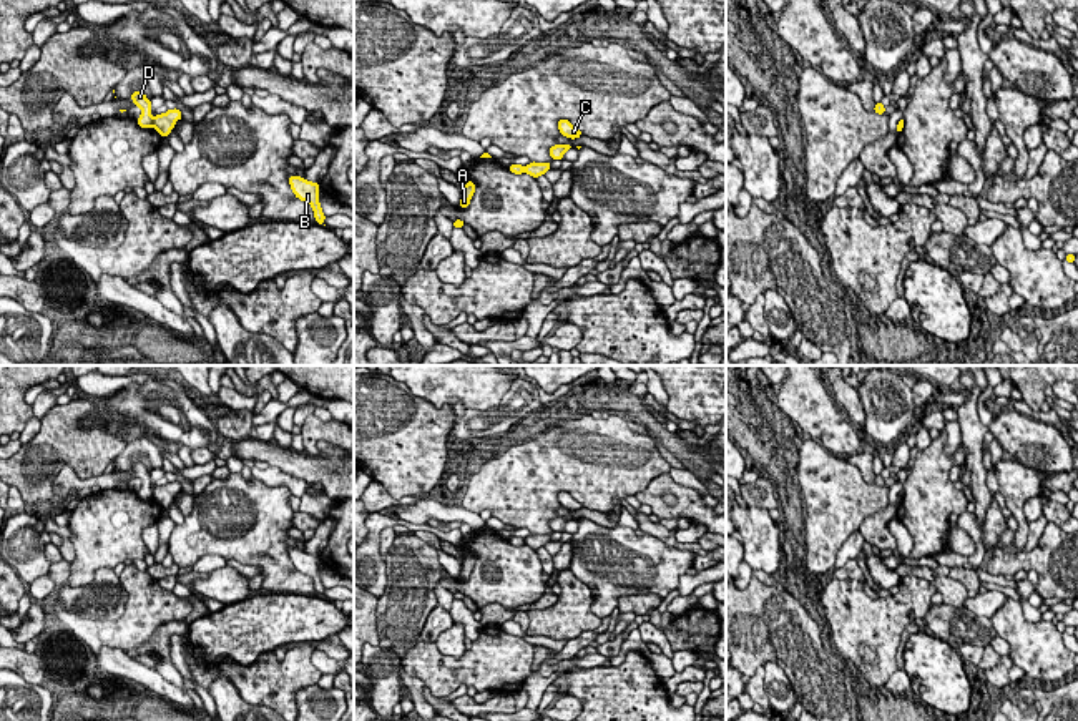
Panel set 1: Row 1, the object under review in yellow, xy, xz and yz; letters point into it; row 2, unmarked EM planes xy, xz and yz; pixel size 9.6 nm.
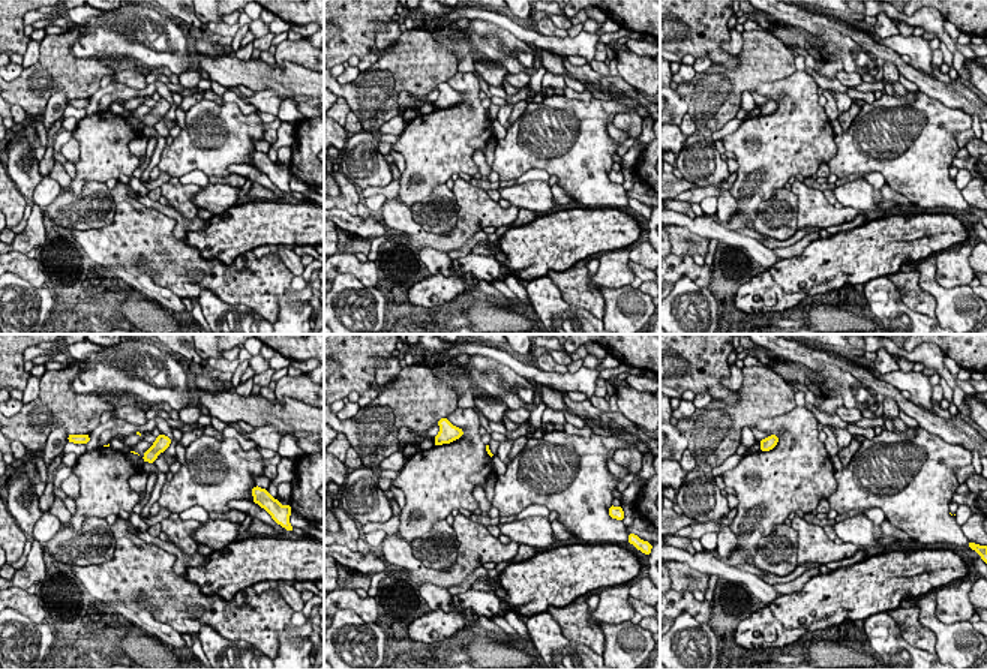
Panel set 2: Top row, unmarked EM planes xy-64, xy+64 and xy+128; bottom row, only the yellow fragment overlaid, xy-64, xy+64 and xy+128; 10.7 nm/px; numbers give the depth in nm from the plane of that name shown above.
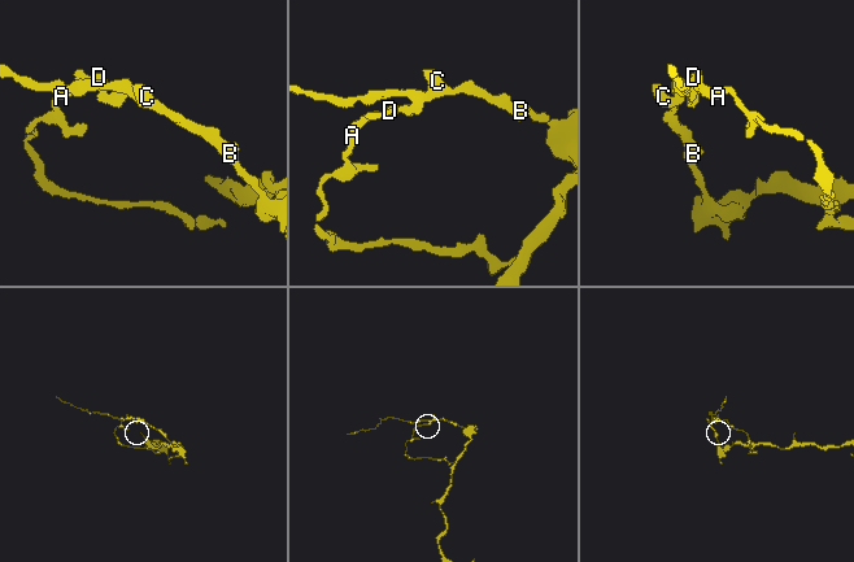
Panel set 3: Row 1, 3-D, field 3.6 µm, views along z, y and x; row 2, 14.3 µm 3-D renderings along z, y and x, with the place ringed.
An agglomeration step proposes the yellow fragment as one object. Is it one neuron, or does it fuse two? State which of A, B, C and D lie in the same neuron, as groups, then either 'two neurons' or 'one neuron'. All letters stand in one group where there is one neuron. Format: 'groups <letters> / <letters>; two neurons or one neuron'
groups A D / B C; two neurons

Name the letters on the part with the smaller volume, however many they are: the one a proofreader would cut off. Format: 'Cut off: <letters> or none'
Cut off: A, D

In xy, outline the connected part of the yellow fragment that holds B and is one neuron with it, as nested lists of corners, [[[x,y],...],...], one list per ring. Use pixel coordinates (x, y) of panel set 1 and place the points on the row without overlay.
[[[289,548],[289,557],[292,565],[296,566],[296,570],[299,570],[304,575],[309,575],[314,581],[314,590],[316,595],[324,596],[324,585],[321,581],[321,575],[319,575],[319,555],[311,555],[304,550],[296,548]]]

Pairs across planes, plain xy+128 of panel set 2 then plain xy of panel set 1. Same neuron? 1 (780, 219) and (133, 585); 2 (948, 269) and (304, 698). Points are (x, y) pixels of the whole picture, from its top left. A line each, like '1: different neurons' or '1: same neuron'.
1: different neurons
2: different neurons

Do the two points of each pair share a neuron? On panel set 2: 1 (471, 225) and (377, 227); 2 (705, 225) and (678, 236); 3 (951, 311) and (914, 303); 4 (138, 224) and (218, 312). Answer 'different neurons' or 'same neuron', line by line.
1: different neurons
2: different neurons
3: different neurons
4: different neurons

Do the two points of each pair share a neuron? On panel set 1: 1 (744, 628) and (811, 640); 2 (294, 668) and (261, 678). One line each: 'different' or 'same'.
1: same
2: same

